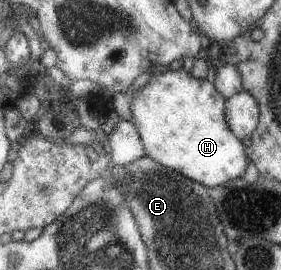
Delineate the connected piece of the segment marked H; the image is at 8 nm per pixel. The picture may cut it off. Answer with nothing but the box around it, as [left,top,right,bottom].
[131,68,251,188]

